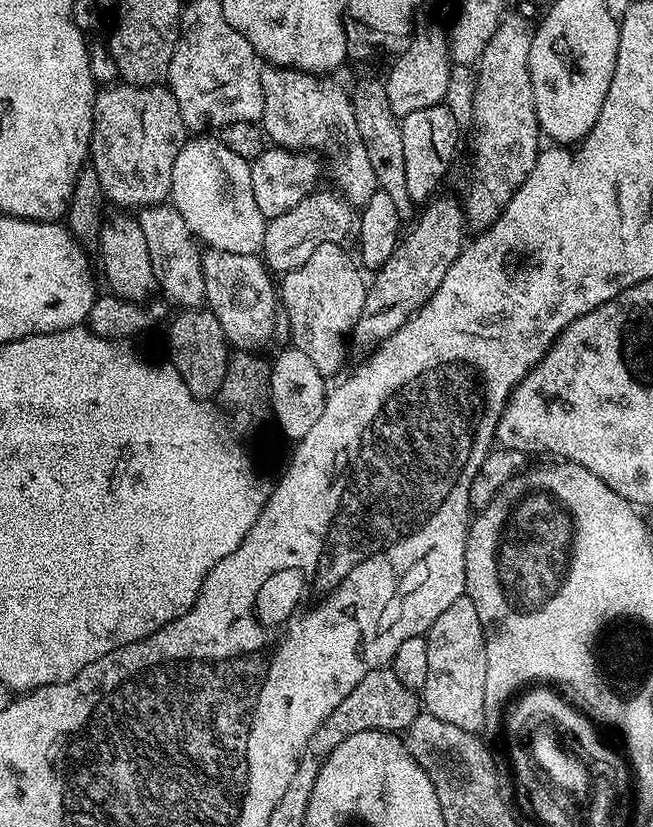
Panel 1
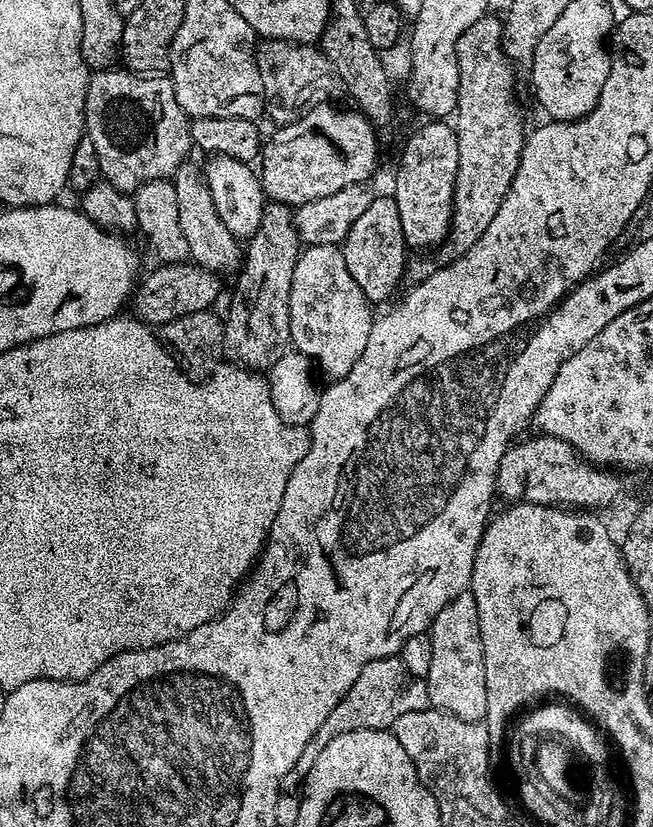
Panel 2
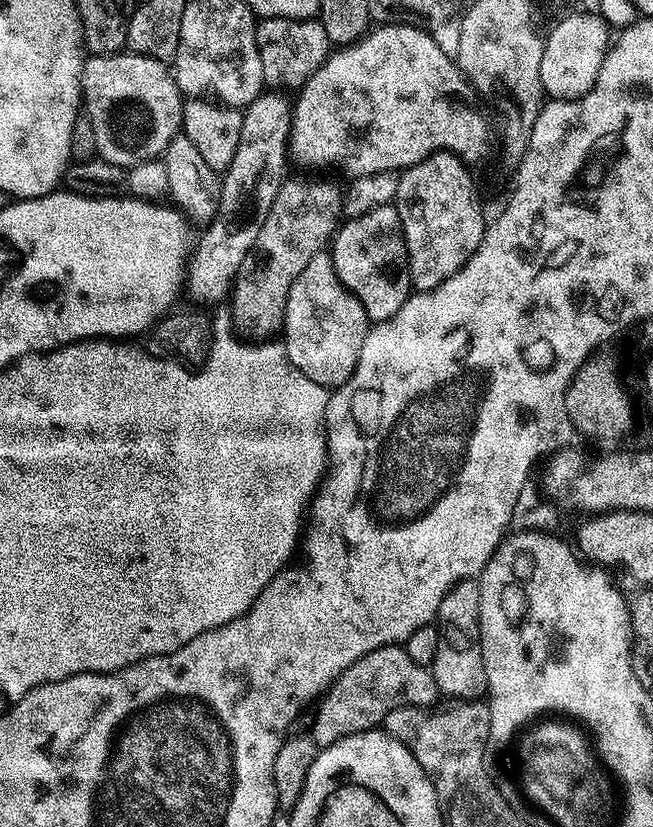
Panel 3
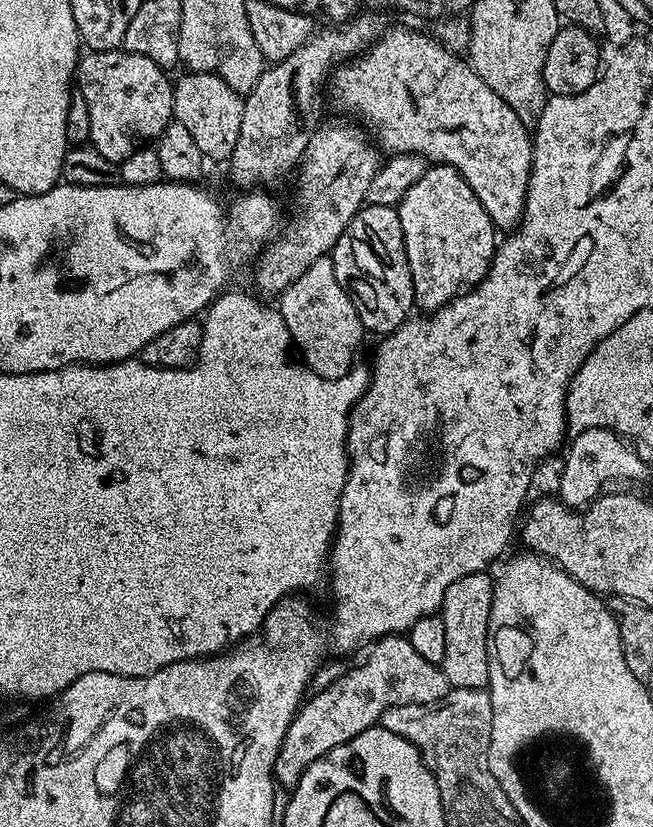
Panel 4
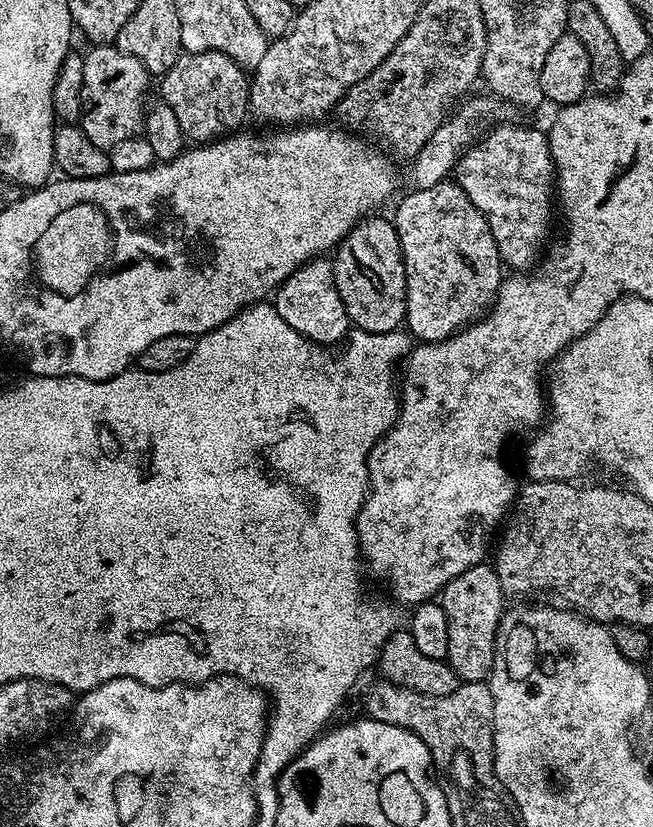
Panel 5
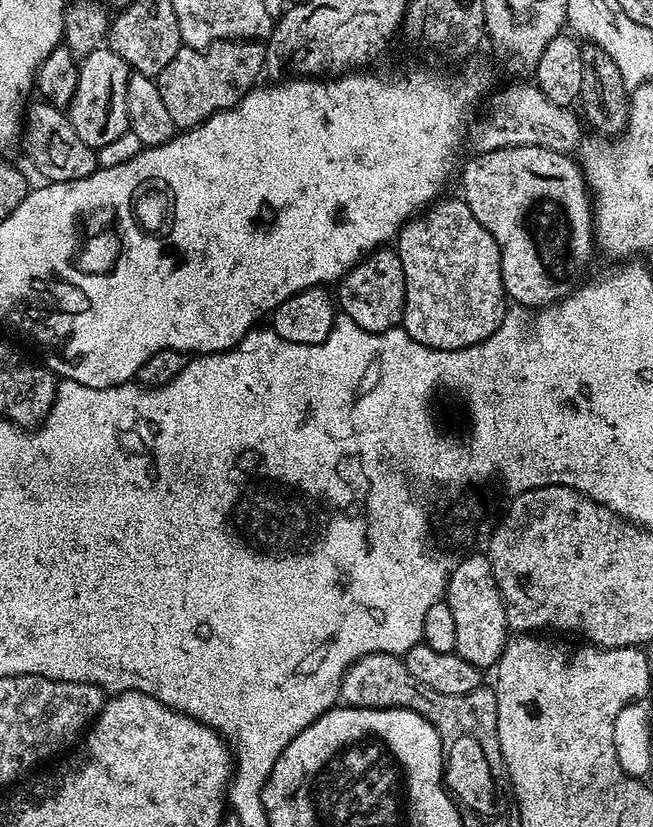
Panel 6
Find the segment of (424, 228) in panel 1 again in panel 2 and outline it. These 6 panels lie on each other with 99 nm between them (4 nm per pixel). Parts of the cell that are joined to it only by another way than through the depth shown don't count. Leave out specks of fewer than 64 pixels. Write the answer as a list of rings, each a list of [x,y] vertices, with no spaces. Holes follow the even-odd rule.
[[[486,14],[482,18],[478,18],[478,22],[474,22],[464,33],[458,38],[458,46],[456,53],[458,54],[458,102],[454,113],[454,127],[456,129],[456,137],[458,138],[458,178],[454,182],[454,198],[452,199],[452,225],[448,228],[448,236],[435,249],[436,262],[432,260],[414,260],[409,259],[406,265],[407,275],[413,276],[413,281],[419,282],[425,280],[427,276],[435,272],[438,265],[443,266],[451,264],[453,260],[462,258],[470,250],[470,246],[474,246],[474,242],[478,242],[478,238],[482,238],[482,234],[486,234],[486,226],[490,226],[490,222],[494,222],[494,214],[498,214],[498,206],[502,206],[502,202],[506,198],[506,194],[512,189],[514,182],[514,174],[518,170],[518,162],[520,155],[524,149],[526,139],[526,127],[524,128],[524,112],[520,109],[520,104],[516,101],[516,76],[514,65],[504,52],[504,25],[499,15]]]

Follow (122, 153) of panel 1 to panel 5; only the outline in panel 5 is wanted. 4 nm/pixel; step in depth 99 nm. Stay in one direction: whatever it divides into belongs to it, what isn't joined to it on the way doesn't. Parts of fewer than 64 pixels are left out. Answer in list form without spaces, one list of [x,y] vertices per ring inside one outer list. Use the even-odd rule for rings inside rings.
[[[92,46],[89,52],[83,53],[84,77],[82,81],[82,114],[80,115],[79,127],[94,142],[94,146],[102,149],[110,149],[118,146],[118,142],[126,142],[126,138],[137,135],[144,126],[144,113],[146,103],[144,104],[144,95],[148,92],[148,80],[150,74],[138,62],[138,58],[130,58],[130,54],[121,52],[115,46]]]

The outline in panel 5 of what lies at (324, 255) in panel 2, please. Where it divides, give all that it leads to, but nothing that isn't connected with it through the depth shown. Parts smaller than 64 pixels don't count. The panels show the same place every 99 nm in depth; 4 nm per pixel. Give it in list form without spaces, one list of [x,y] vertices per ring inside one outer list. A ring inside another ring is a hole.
[[[331,259],[308,260],[276,289],[274,303],[286,326],[294,326],[298,334],[313,340],[315,344],[339,345],[350,331],[346,306],[343,305],[338,286],[335,285],[335,270]]]

